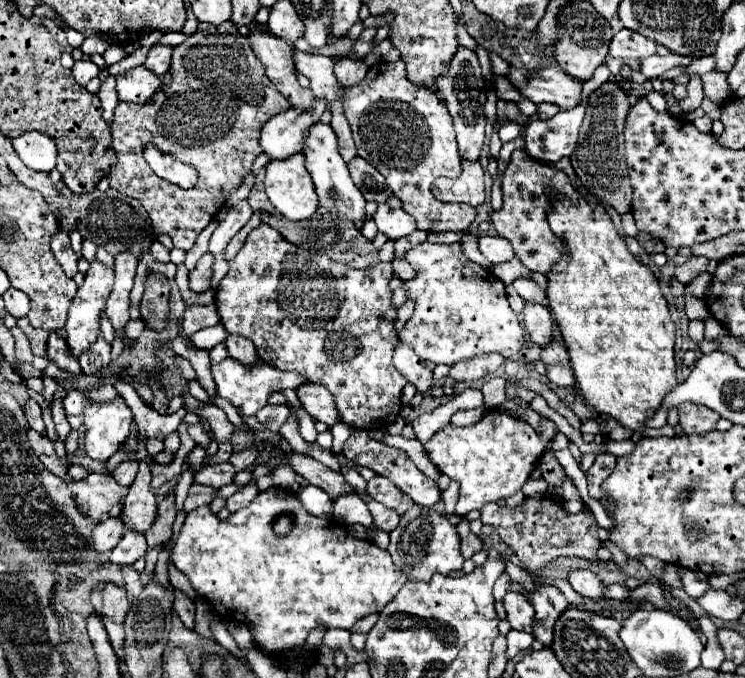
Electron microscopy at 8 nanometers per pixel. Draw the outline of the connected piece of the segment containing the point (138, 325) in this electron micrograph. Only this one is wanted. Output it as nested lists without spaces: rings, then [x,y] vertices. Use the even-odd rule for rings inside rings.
[[[142,319],[130,320],[125,326],[125,333],[130,339],[137,339],[145,329],[145,322]]]

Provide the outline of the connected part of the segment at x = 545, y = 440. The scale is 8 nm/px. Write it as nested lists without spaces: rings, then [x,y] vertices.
[[[487,409],[479,423],[471,427],[449,425],[423,447],[439,471],[461,485],[455,511],[465,517],[473,509],[481,509],[487,503],[497,503],[499,499],[507,499],[517,493],[531,477],[539,457],[557,433],[557,425],[545,415],[541,415],[541,433],[537,433],[527,421],[521,421],[503,409]]]

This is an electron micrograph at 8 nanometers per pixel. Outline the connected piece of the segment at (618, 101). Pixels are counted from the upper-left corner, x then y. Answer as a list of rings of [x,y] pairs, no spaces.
[[[605,81],[599,89],[589,95],[585,119],[581,125],[581,135],[577,147],[571,155],[571,163],[581,183],[589,189],[591,195],[597,195],[605,203],[617,209],[617,213],[627,213],[631,209],[631,185],[627,175],[627,159],[625,159],[625,119],[631,109],[631,99],[623,87],[615,81]]]

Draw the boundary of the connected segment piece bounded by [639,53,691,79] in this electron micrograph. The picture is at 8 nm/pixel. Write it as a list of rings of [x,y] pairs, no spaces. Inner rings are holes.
[[[651,55],[651,57],[645,57],[639,61],[639,67],[641,67],[641,73],[647,77],[647,79],[653,79],[655,75],[663,75],[667,69],[675,67],[675,65],[689,65],[691,59],[689,57],[681,57],[681,55],[667,55],[667,57],[661,57],[661,55]]]

